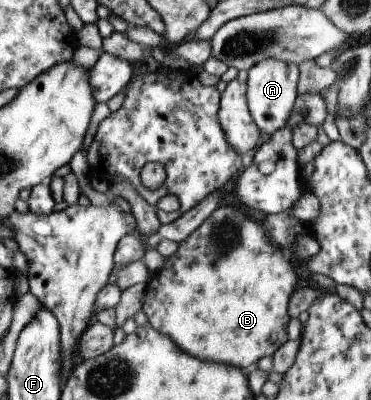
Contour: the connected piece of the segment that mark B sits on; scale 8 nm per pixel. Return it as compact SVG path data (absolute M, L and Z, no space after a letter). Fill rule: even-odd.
M220 205L214 209L207 219L192 231L186 239L177 243L178 249L172 255L165 258L162 268L150 273L141 307L144 315L147 317L147 322L156 331L166 334L182 351L186 351L188 355L198 357L198 359L210 359L210 361L228 363L228 365L244 369L244 367L252 365L261 357L272 355L287 340L286 323L288 323L290 318L287 311L288 299L290 299L290 294L294 291L300 277L295 272L296 263L294 263L293 257L285 258L281 249L271 242L268 230L269 226L262 221L252 220L242 209L239 210L230 205Z

